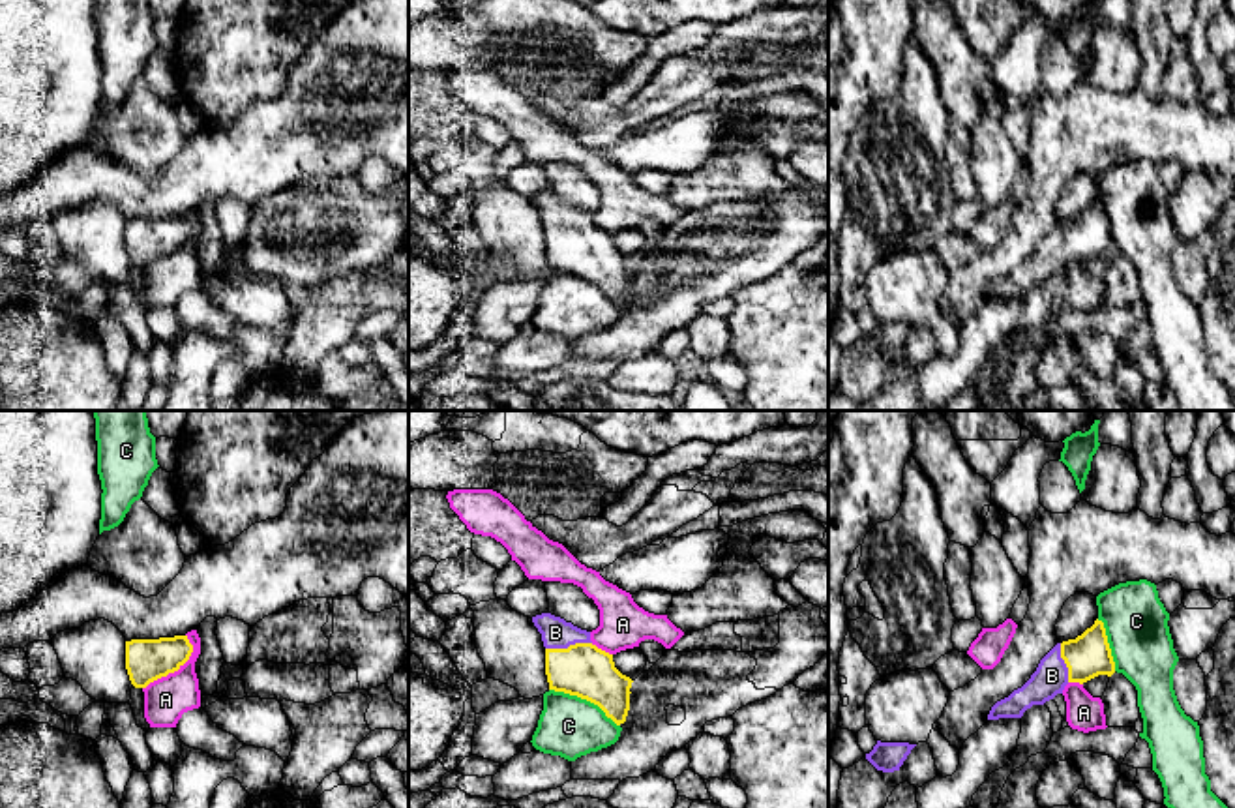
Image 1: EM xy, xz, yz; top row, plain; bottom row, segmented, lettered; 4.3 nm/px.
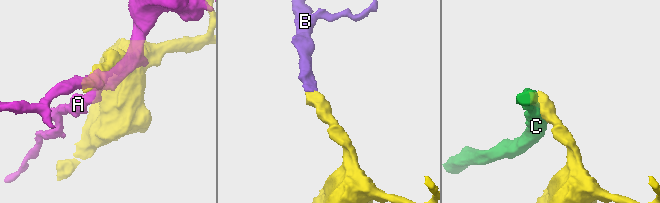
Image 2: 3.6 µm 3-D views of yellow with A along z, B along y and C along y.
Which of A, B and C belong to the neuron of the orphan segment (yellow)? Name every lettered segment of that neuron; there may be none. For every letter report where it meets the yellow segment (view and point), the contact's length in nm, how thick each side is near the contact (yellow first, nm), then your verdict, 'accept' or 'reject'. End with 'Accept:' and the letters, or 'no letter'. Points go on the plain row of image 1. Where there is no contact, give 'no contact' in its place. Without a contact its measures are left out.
A: xy (177, 250) | 300 nm | 190/190 nm | reject
B: xz (570, 225) | 200 nm | 240/130 nm | accept
C: xz (585, 278) | 340 nm | 240/260 nm | reject
Accept: B

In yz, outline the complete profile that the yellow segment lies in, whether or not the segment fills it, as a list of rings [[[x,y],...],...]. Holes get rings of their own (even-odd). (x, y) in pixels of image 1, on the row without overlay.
[[[1096,199],[1076,219],[1057,223],[1021,268],[991,287],[988,300],[1021,298],[1033,285],[1044,285],[1063,274],[1068,262],[1083,264],[1098,255],[1111,257],[1113,253],[1115,242],[1106,208]]]

